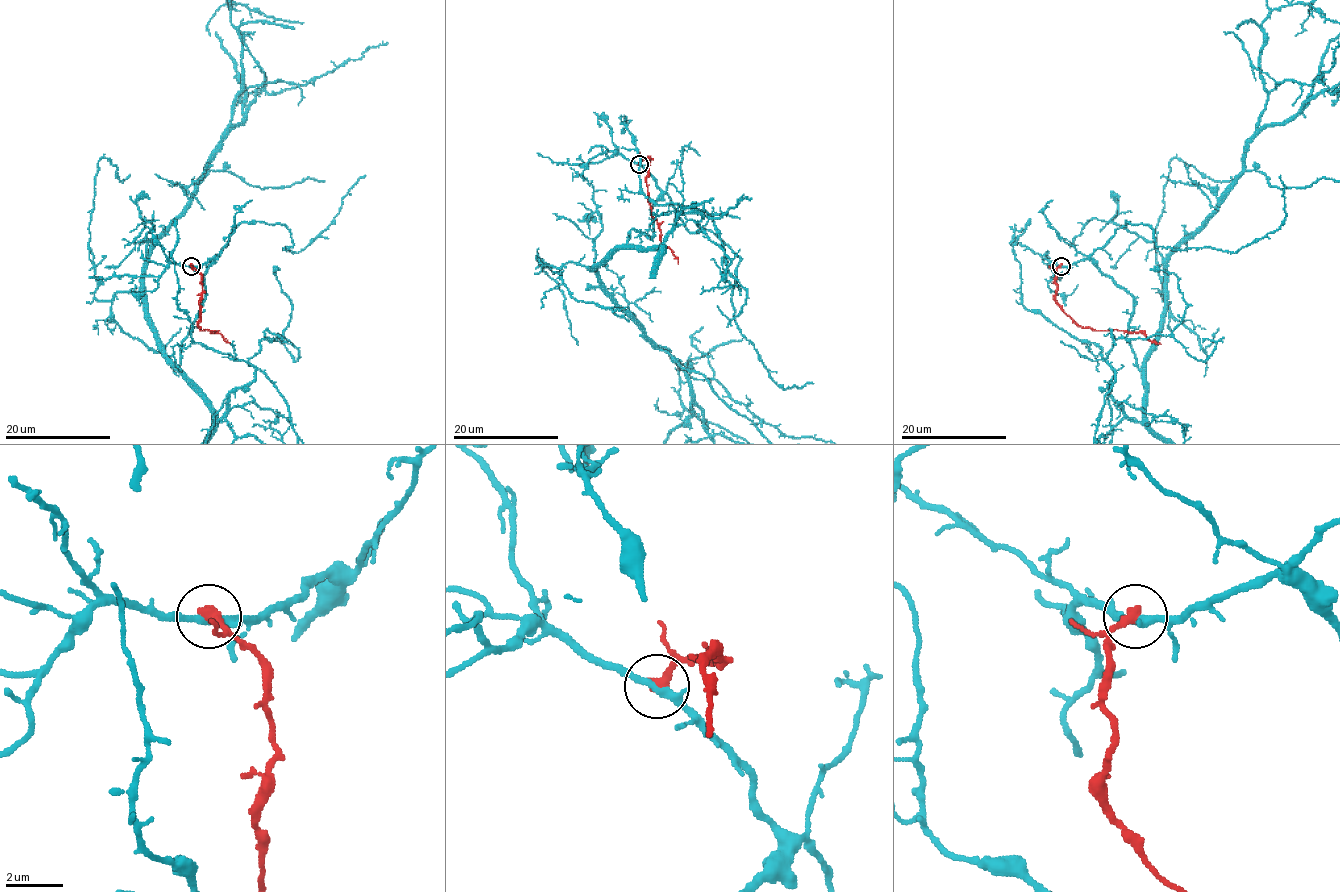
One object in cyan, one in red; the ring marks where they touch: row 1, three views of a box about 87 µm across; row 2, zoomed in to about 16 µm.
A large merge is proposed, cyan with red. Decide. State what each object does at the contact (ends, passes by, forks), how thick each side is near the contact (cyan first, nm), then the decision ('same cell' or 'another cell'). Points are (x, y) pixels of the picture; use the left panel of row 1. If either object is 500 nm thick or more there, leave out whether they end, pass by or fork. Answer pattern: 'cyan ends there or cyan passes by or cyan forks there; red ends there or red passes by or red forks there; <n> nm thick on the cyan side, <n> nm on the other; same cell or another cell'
cyan passes by; red ends there; 280 nm thick on the cyan side, 400 nm on the other; another cell

